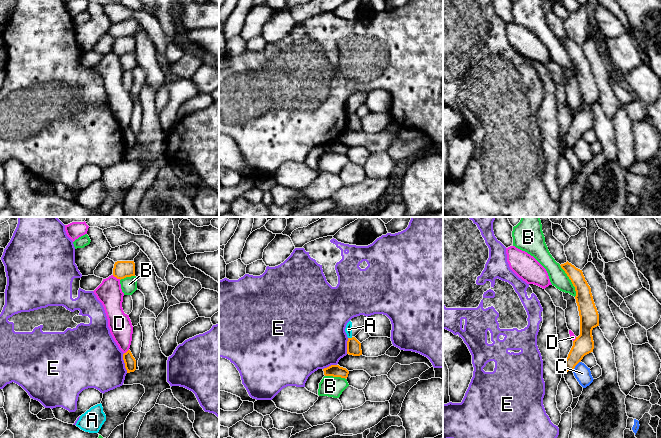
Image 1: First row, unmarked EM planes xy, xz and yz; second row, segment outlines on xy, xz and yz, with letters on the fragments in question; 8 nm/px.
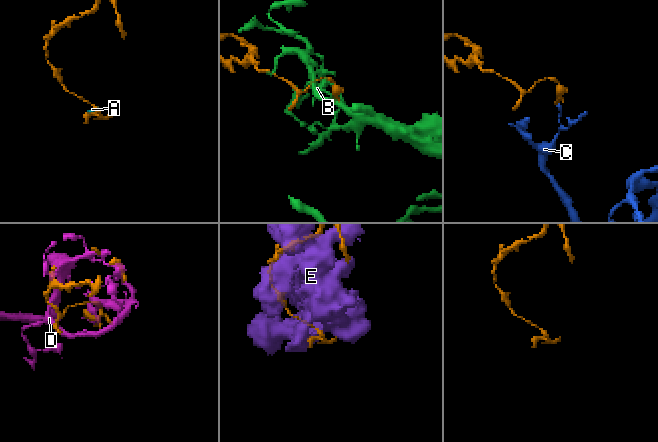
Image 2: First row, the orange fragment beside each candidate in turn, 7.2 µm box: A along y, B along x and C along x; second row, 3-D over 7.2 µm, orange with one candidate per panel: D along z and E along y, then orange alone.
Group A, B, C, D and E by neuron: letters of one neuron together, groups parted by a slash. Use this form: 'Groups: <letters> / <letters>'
Groups: A / B / C / D / E

